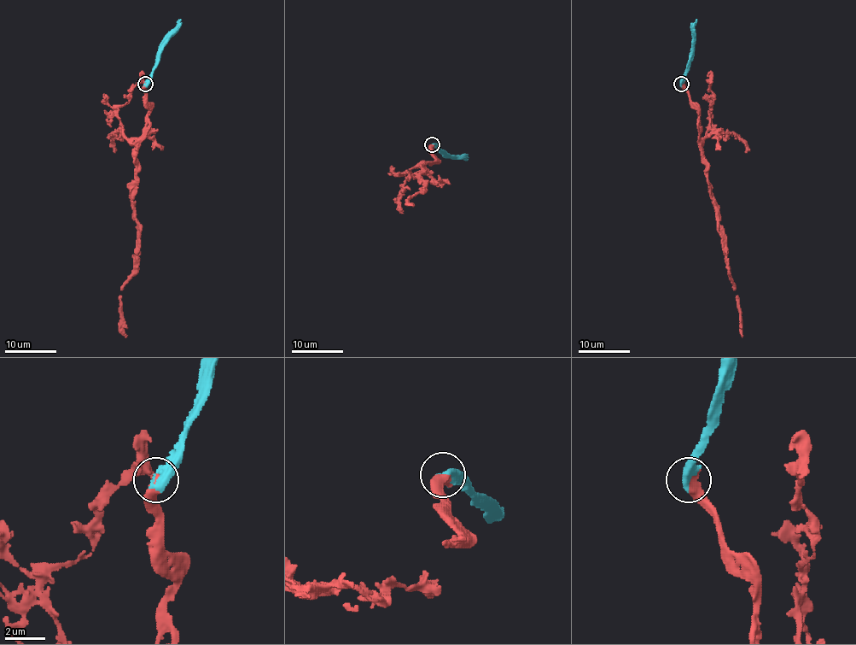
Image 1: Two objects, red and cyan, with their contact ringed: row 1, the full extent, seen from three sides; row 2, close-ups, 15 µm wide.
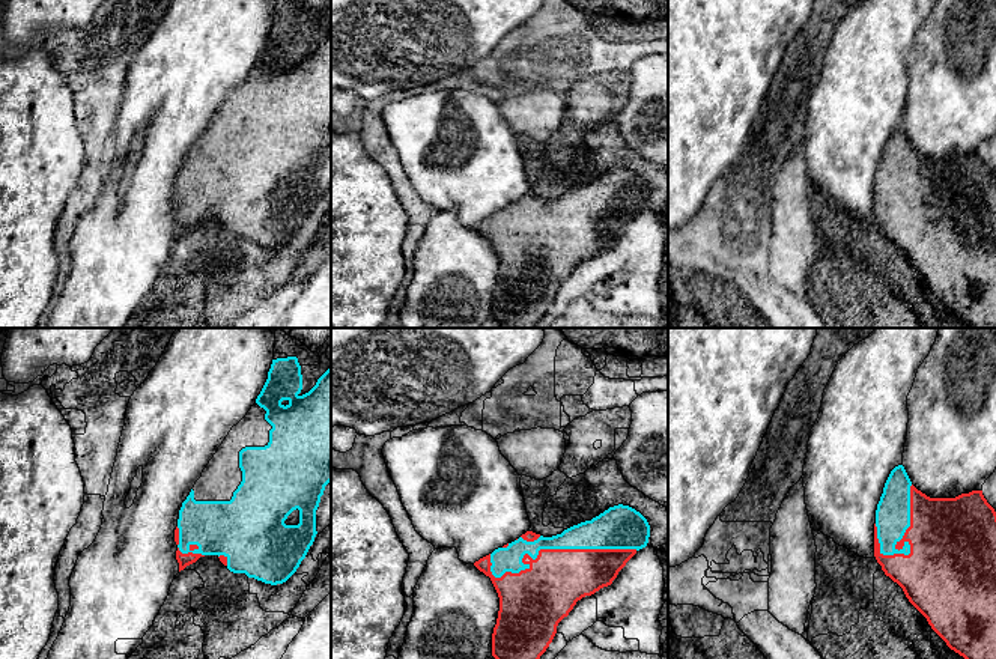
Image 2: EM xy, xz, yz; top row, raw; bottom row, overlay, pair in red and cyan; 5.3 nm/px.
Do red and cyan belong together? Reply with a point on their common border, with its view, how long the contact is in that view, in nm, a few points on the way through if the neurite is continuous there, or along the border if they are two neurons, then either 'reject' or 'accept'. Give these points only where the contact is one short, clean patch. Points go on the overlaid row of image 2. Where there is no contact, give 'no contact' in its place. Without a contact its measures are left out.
contact xz (552, 549); length 800 nm; accept

